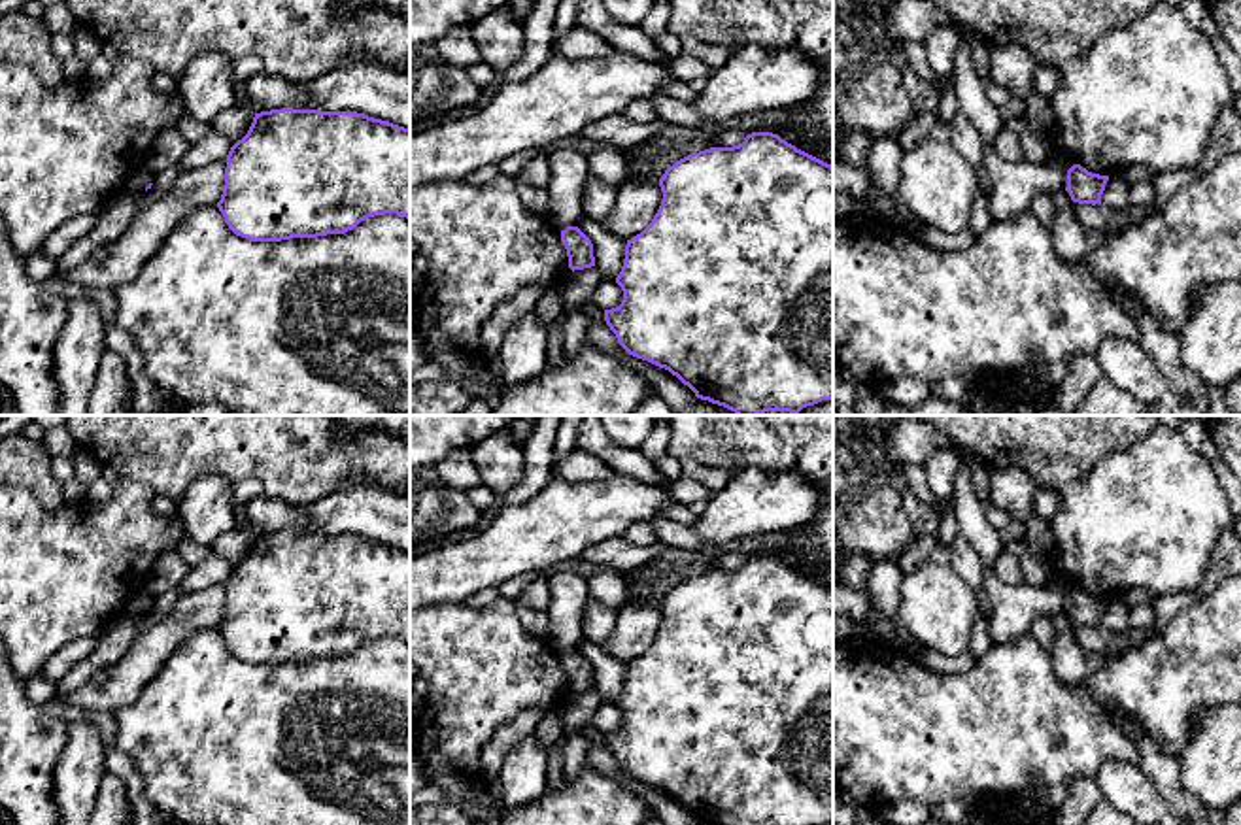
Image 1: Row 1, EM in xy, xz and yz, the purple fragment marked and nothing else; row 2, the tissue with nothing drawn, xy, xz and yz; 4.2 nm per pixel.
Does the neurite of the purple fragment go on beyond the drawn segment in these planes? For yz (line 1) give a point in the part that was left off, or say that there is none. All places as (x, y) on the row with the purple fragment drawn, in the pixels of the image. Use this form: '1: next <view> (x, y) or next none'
1: next none

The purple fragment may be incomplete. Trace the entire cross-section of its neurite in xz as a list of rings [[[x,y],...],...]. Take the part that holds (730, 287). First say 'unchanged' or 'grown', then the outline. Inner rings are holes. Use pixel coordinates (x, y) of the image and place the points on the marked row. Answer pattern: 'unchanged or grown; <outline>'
unchanged; [[[752,132],[733,147],[710,147],[691,153],[665,170],[659,179],[661,206],[652,223],[627,240],[625,259],[616,283],[623,291],[618,308],[604,310],[604,321],[618,344],[633,357],[669,370],[697,398],[723,406],[737,415],[765,412],[799,413],[807,406],[833,400],[833,166],[797,149],[773,132]]]

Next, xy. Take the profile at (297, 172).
unchanged; [[[357,111],[255,113],[247,134],[227,155],[217,208],[229,228],[251,242],[344,234],[383,213],[410,219],[410,128]]]

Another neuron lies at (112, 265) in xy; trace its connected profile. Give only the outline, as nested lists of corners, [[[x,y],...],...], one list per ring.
[[[227,157],[183,172],[170,191],[140,211],[123,236],[96,247],[83,264],[60,276],[68,281],[110,291],[128,283],[187,215],[221,200],[225,168]]]

